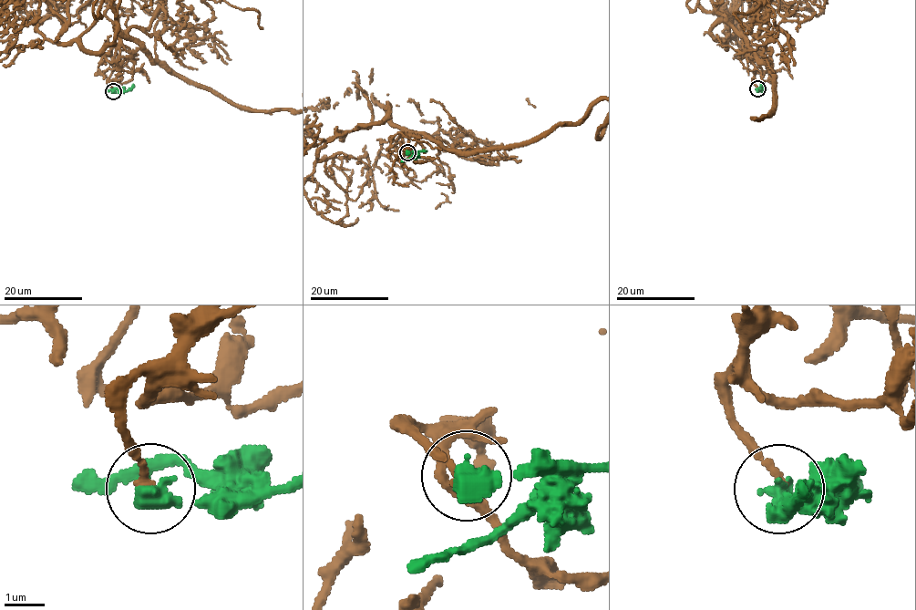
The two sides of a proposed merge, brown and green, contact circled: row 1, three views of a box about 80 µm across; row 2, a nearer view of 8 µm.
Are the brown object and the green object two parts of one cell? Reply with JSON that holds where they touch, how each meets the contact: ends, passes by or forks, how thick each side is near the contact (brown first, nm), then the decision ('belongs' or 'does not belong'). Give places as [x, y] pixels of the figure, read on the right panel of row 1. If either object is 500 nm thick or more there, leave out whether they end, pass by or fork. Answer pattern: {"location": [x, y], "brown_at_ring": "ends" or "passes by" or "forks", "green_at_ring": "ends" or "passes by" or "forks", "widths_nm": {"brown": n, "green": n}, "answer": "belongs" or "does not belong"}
{"location": [757, 88], "widths_nm": {"brown": 190, "green": 550}, "answer": "belongs"}

